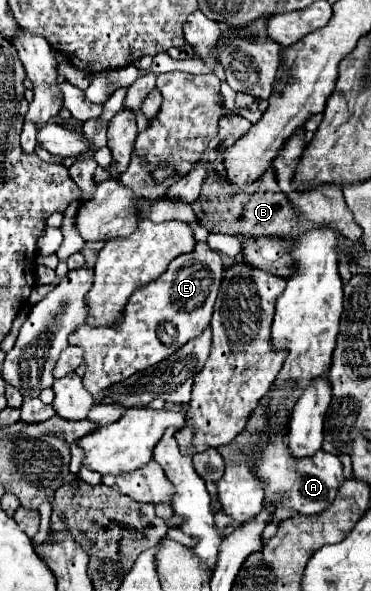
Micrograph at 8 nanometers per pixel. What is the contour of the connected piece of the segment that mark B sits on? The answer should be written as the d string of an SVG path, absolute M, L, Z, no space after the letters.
M233 116L233 118L221 118L219 120L219 136L215 140L209 142L209 146L203 152L203 162L209 170L203 186L201 186L201 194L199 198L193 202L193 212L197 216L197 220L215 234L243 234L243 236L279 236L279 238L287 238L291 234L291 230L297 226L299 216L295 214L293 206L287 202L285 194L281 192L281 188L277 186L275 174L273 170L267 170L257 182L249 184L243 192L237 190L237 186L231 186L225 180L225 166L221 160L221 154L235 144L235 140L239 140L243 134L247 134L251 128L251 122L241 118L241 116Z

